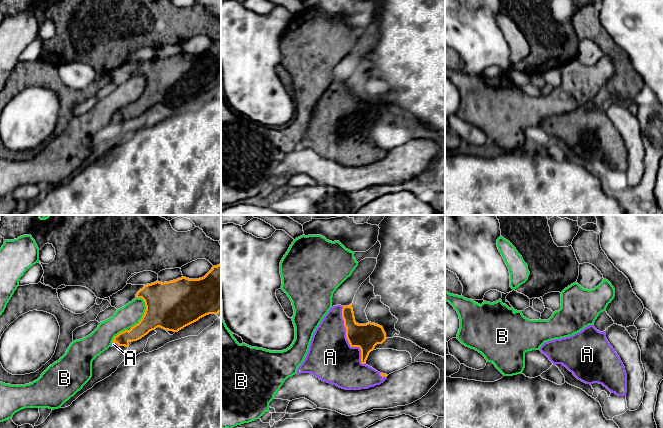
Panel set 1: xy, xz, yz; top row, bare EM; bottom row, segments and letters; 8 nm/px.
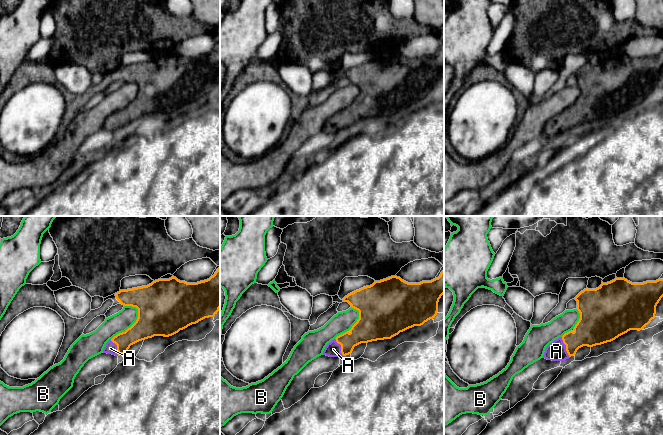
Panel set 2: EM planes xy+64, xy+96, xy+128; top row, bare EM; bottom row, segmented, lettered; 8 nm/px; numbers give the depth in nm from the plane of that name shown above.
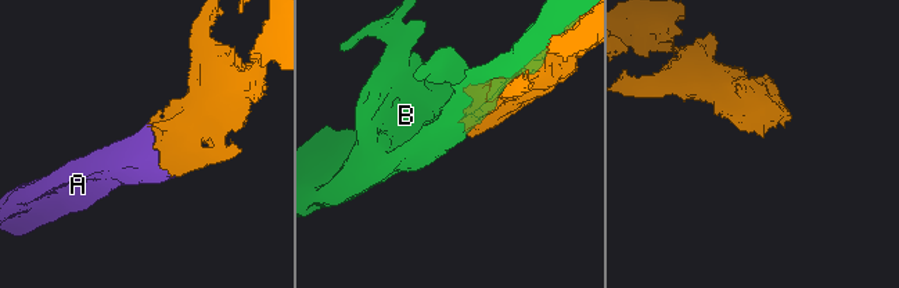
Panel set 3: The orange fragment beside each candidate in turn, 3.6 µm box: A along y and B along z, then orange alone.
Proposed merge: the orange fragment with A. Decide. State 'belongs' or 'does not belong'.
belongs

